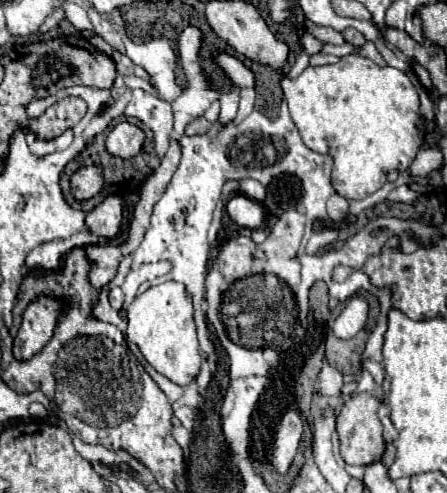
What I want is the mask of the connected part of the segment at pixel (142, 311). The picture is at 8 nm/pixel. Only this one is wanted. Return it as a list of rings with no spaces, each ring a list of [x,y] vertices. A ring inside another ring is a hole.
[[[165,281],[149,287],[127,307],[127,341],[133,341],[147,363],[173,383],[185,387],[199,375],[201,355],[195,333],[193,303],[183,283]]]

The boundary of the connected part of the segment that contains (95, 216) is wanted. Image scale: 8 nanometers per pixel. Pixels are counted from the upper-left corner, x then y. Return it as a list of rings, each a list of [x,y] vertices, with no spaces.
[[[119,195],[105,197],[91,213],[87,213],[87,227],[93,235],[99,237],[115,237],[123,219],[123,199]]]

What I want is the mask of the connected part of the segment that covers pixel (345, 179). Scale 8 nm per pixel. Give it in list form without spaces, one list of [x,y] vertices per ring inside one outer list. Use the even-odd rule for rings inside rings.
[[[345,55],[335,65],[307,67],[297,79],[285,75],[281,79],[281,85],[293,123],[299,129],[303,143],[317,153],[327,153],[333,157],[335,165],[331,183],[335,191],[347,201],[365,199],[367,195],[381,189],[387,183],[389,171],[407,171],[423,145],[423,139],[417,131],[419,95],[405,71],[389,65],[379,67],[377,63],[361,55]]]

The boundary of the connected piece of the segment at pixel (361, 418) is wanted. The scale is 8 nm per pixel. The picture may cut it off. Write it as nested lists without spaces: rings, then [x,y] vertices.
[[[357,393],[353,395],[343,407],[341,413],[337,415],[337,429],[339,429],[339,441],[341,441],[341,457],[349,465],[371,465],[373,461],[379,461],[383,451],[385,451],[385,441],[383,441],[383,425],[377,417],[379,403],[373,395],[369,393]]]

